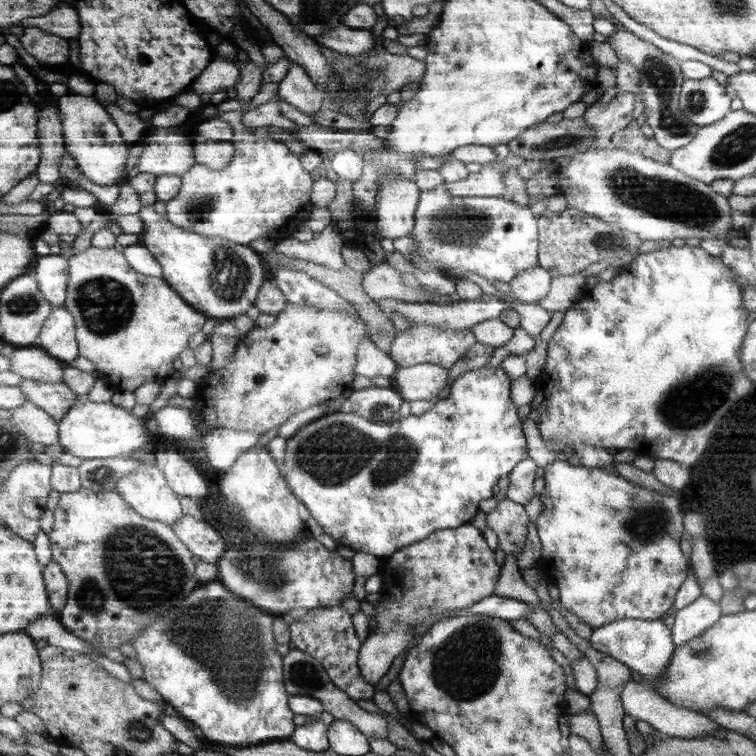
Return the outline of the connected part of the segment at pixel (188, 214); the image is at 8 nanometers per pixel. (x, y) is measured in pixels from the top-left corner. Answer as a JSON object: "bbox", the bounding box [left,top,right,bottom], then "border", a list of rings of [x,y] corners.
{"bbox":[166,110,315,245],"border":[[[238,110],[238,112],[221,112],[217,114],[218,118],[224,120],[231,124],[233,128],[233,137],[231,143],[234,145],[235,153],[233,154],[230,164],[226,165],[226,168],[222,170],[209,168],[208,165],[198,164],[195,162],[193,166],[190,167],[190,170],[186,171],[186,174],[181,176],[181,190],[179,193],[172,199],[169,200],[166,205],[166,214],[170,221],[173,221],[174,224],[181,226],[184,229],[188,229],[190,232],[201,233],[202,236],[214,237],[220,236],[226,240],[234,241],[236,244],[248,245],[252,240],[257,238],[270,238],[270,240],[281,241],[282,238],[290,237],[290,234],[294,234],[296,230],[300,228],[300,224],[304,222],[304,218],[308,216],[308,212],[312,210],[315,206],[312,206],[312,174],[306,170],[304,163],[302,163],[301,157],[297,154],[293,154],[288,147],[286,147],[285,141],[296,141],[298,138],[292,136],[289,132],[284,131],[278,126],[258,126],[258,128],[248,128],[240,124],[240,118],[242,118],[244,112]]]}

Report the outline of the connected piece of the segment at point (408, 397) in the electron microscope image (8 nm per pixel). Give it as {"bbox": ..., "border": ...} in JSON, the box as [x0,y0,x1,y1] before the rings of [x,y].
{"bbox":[393,364,448,402],"border":[[[437,364],[399,367],[393,378],[393,389],[407,402],[432,400],[448,386],[448,370]]]}

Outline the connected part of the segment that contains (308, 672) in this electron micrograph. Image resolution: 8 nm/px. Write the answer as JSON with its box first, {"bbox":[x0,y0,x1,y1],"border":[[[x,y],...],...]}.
{"bbox":[284,649,389,738],"border":[[[293,649],[284,657],[284,673],[285,688],[294,693],[294,696],[317,698],[324,705],[325,710],[330,712],[335,719],[351,722],[368,738],[387,738],[389,731],[388,719],[385,719],[385,716],[380,713],[371,713],[364,710],[359,702],[350,698],[343,690],[340,690],[330,680],[329,674],[324,670],[317,658],[301,650]]]}

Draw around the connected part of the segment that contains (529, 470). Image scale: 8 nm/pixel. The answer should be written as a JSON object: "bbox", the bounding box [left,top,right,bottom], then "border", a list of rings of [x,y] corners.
{"bbox":[507,458,538,505],"border":[[[526,458],[514,467],[510,472],[507,497],[517,501],[518,504],[525,505],[534,498],[534,481],[538,466],[530,459]]]}

